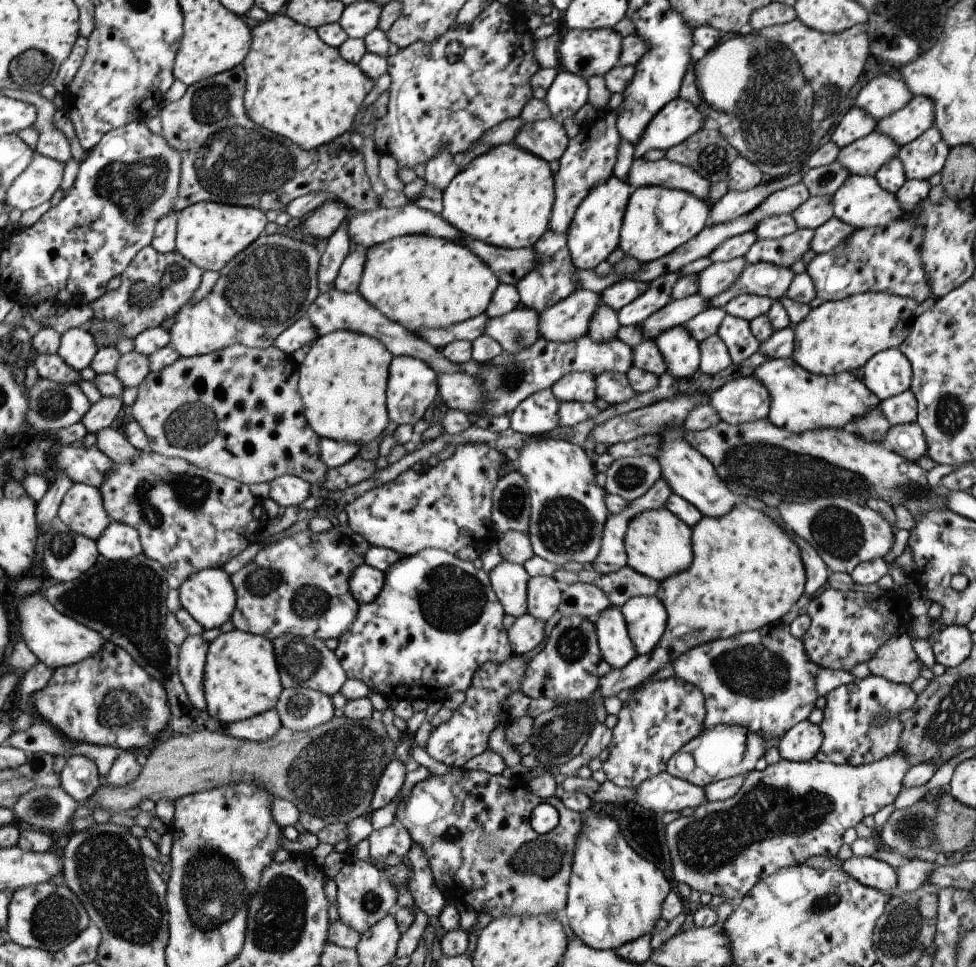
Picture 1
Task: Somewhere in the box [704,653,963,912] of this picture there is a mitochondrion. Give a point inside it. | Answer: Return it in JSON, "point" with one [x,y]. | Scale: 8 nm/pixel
{"point":[907,830]}

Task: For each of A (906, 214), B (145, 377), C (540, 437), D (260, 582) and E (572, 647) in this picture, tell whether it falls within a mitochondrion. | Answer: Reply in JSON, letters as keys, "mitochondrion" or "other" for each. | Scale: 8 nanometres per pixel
{"A":"other","B":"other","C":"other","D":"mitochondrion","E":"mitochondrion"}

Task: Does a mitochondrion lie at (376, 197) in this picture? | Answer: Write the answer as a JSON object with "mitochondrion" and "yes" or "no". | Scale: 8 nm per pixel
{"mitochondrion":"no"}

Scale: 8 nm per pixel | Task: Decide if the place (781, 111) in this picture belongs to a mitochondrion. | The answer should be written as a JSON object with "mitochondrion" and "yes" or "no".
{"mitochondrion":"yes"}

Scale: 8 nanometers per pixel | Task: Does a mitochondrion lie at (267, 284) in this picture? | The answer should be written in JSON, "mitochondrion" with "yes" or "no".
{"mitochondrion":"yes"}

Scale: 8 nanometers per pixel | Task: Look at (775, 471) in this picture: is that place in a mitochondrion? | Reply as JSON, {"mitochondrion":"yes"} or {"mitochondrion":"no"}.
{"mitochondrion":"yes"}

